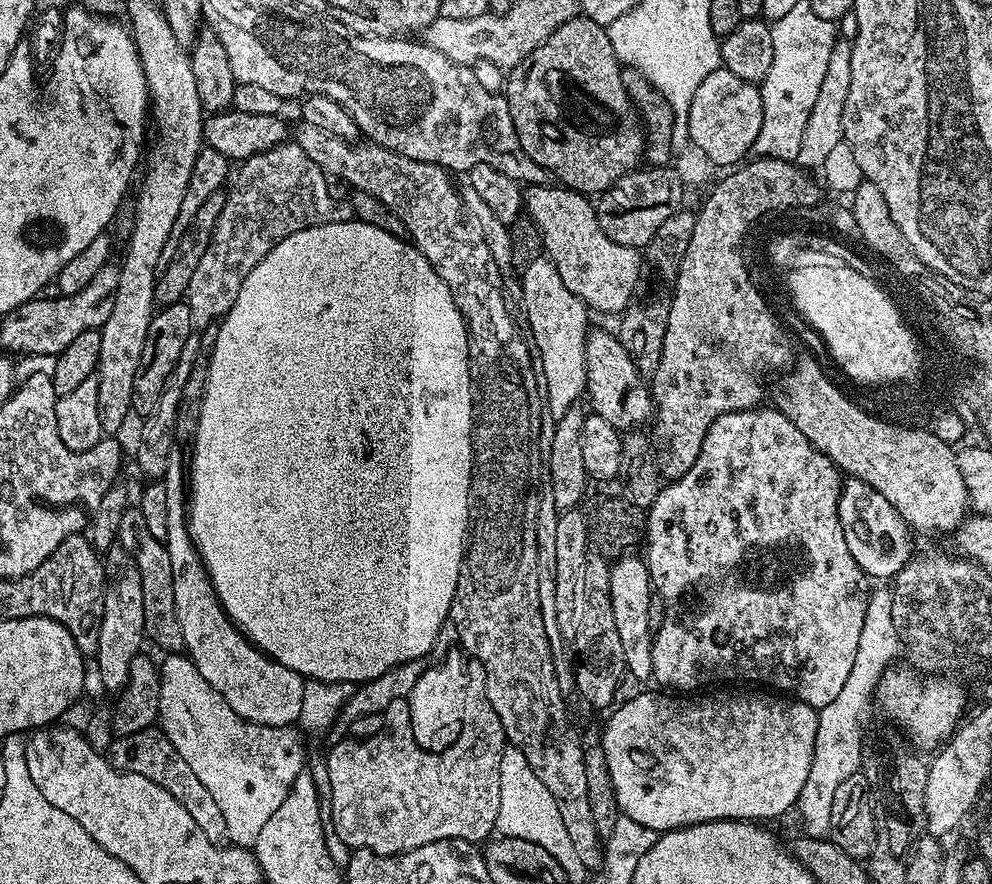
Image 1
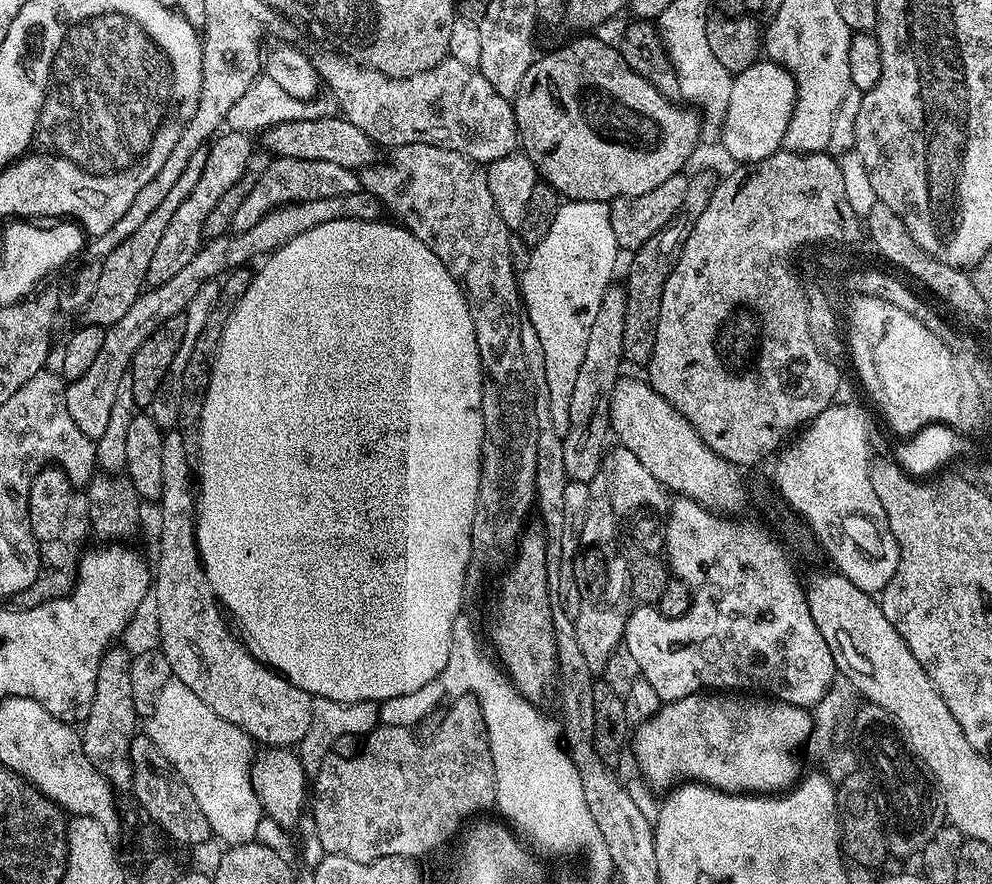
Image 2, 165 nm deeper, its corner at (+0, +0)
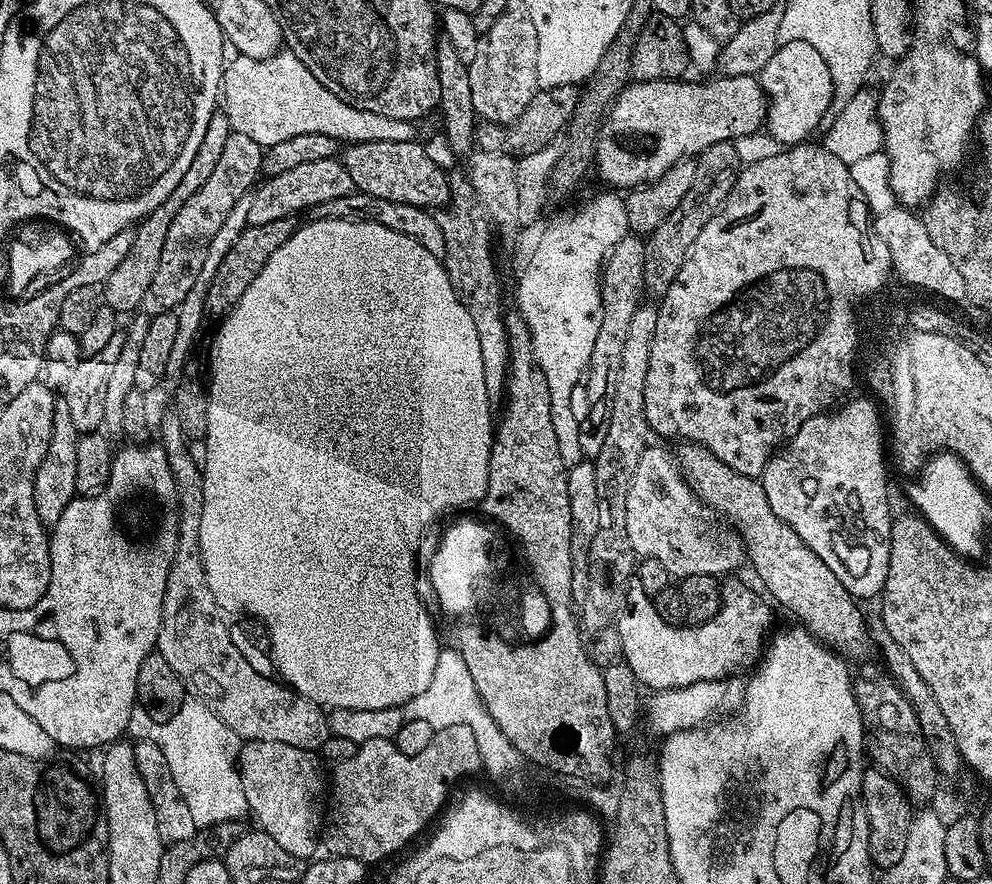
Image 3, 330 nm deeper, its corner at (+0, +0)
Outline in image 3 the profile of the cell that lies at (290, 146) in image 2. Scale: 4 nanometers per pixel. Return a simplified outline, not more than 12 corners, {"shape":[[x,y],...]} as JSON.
{"shape":[[416,140],[348,144],[357,192],[429,210],[449,173]]}

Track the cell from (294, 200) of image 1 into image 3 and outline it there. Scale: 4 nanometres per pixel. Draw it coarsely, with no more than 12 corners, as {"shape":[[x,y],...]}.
{"shape":[[339,159],[267,177],[248,223],[307,213],[353,191]]}

